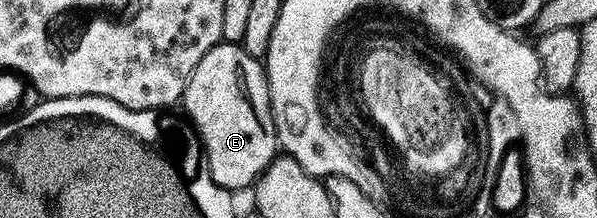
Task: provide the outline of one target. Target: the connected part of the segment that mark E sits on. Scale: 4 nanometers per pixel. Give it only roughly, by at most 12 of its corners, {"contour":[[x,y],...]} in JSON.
{"contour":[[240,43],[185,91],[213,181],[252,189],[279,156],[269,73]]}

